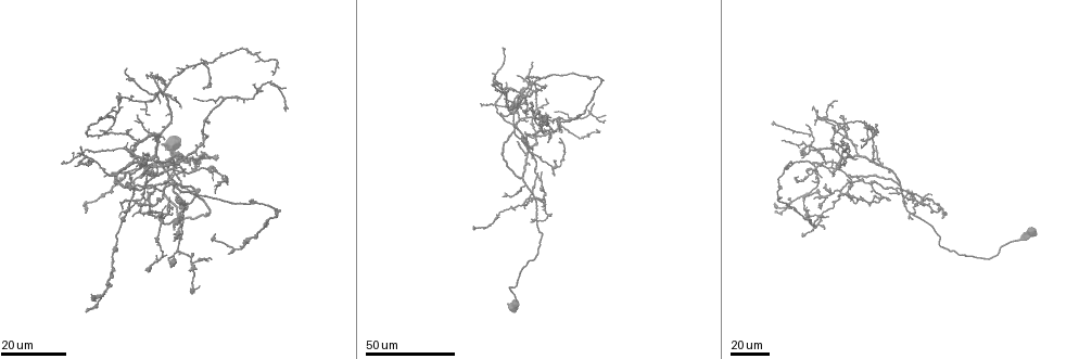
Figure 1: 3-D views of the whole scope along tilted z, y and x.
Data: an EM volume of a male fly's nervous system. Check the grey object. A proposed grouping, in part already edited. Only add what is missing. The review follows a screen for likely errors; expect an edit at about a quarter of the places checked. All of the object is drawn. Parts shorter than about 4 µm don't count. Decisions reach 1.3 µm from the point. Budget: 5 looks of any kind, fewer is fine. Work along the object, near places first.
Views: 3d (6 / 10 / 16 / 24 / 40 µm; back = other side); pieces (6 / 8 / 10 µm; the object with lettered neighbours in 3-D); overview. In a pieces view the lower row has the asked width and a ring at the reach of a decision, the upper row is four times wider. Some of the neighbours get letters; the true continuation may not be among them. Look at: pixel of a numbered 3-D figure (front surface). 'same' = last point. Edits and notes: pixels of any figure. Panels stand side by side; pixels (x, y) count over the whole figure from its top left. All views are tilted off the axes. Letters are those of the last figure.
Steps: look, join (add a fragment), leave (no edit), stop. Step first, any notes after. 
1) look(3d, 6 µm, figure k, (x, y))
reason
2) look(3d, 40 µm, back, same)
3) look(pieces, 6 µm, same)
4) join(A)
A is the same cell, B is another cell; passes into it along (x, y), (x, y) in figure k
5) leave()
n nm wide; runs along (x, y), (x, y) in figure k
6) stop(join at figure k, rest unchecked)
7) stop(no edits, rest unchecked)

look(3d, 24 µm, figure 1, (854, 176))

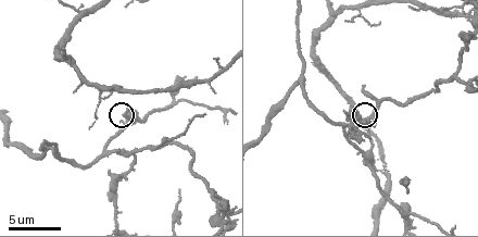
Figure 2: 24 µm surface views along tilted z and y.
look(pieces, 6 µm, figure 2, (128, 107))

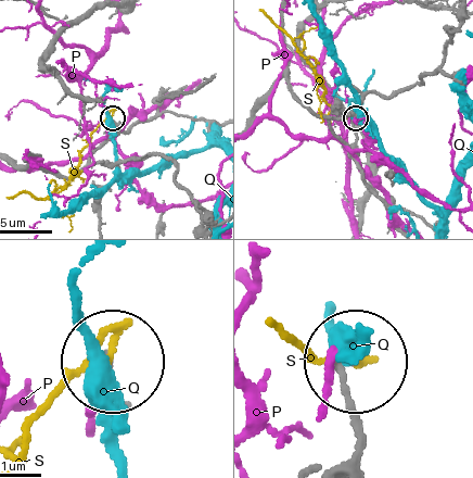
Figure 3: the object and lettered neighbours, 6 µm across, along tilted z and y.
leave()
P, Q and S are other cells; none of them fits

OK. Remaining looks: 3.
look(3d, 40 µm, figure 1, (62, 165))
free end

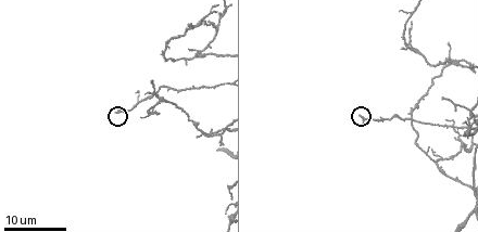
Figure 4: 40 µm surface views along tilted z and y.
look(pieces, 10 µm, figure 4, (116, 112))

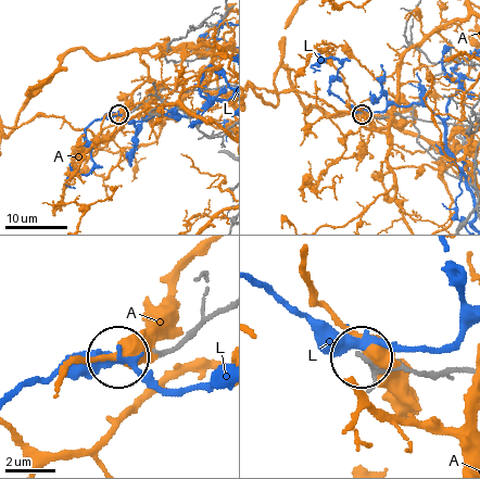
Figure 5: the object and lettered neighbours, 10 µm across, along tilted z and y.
leave()
A and L are other cells; runs along (462, 369), (427, 375), (365, 363) in figure 5; no lettered fragment goes on from it

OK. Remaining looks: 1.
stop(no edits, rest unchecked)

